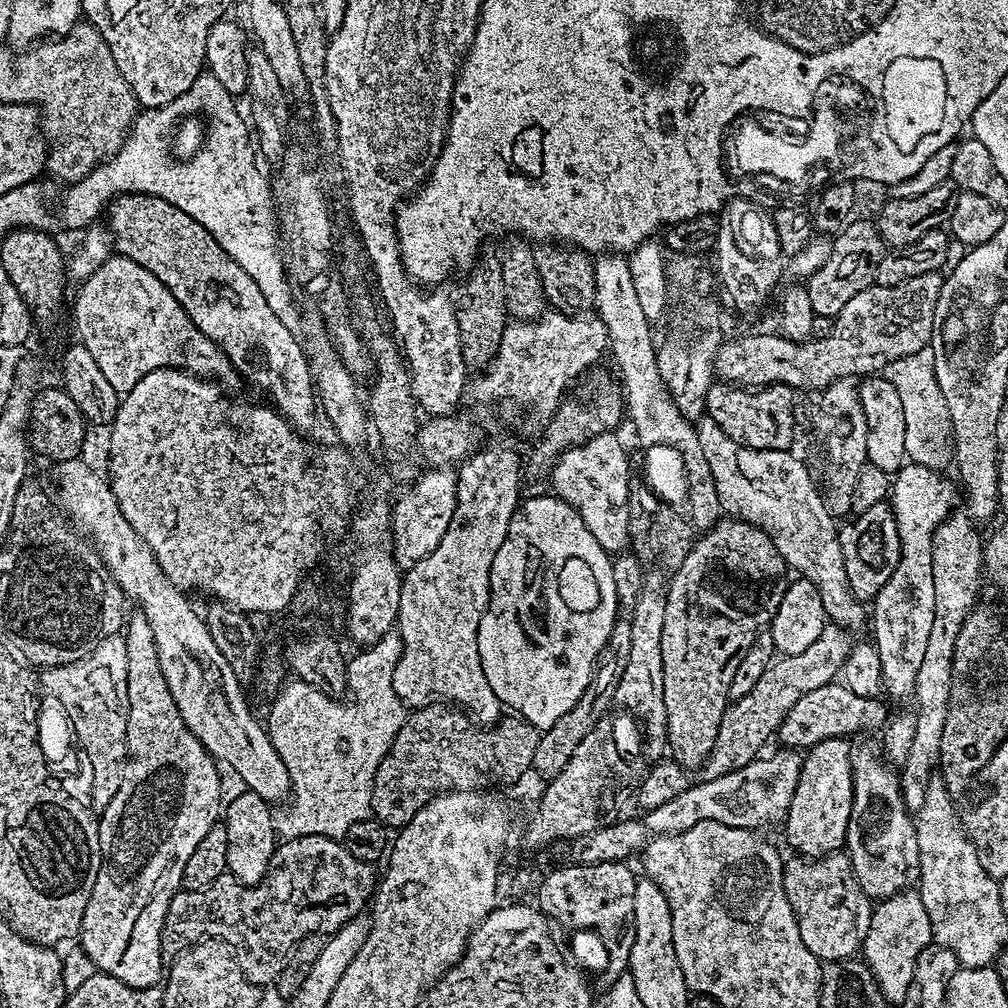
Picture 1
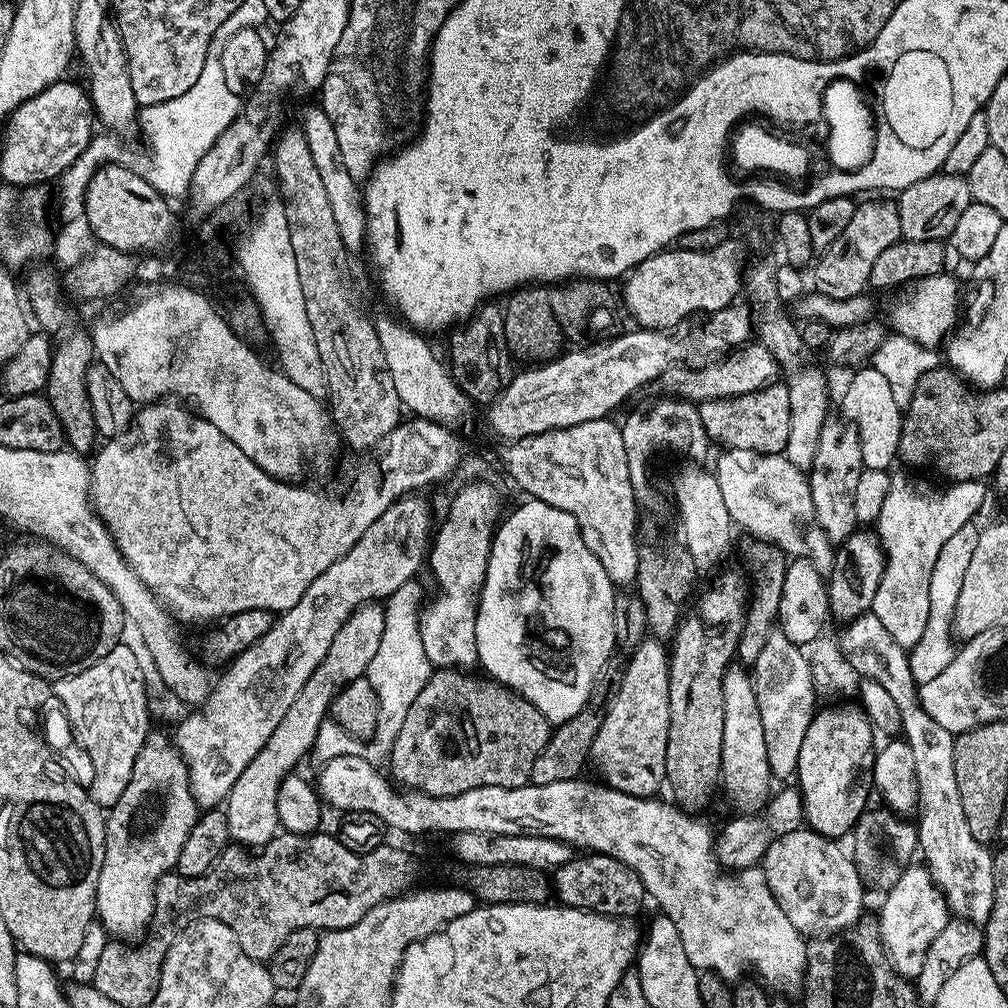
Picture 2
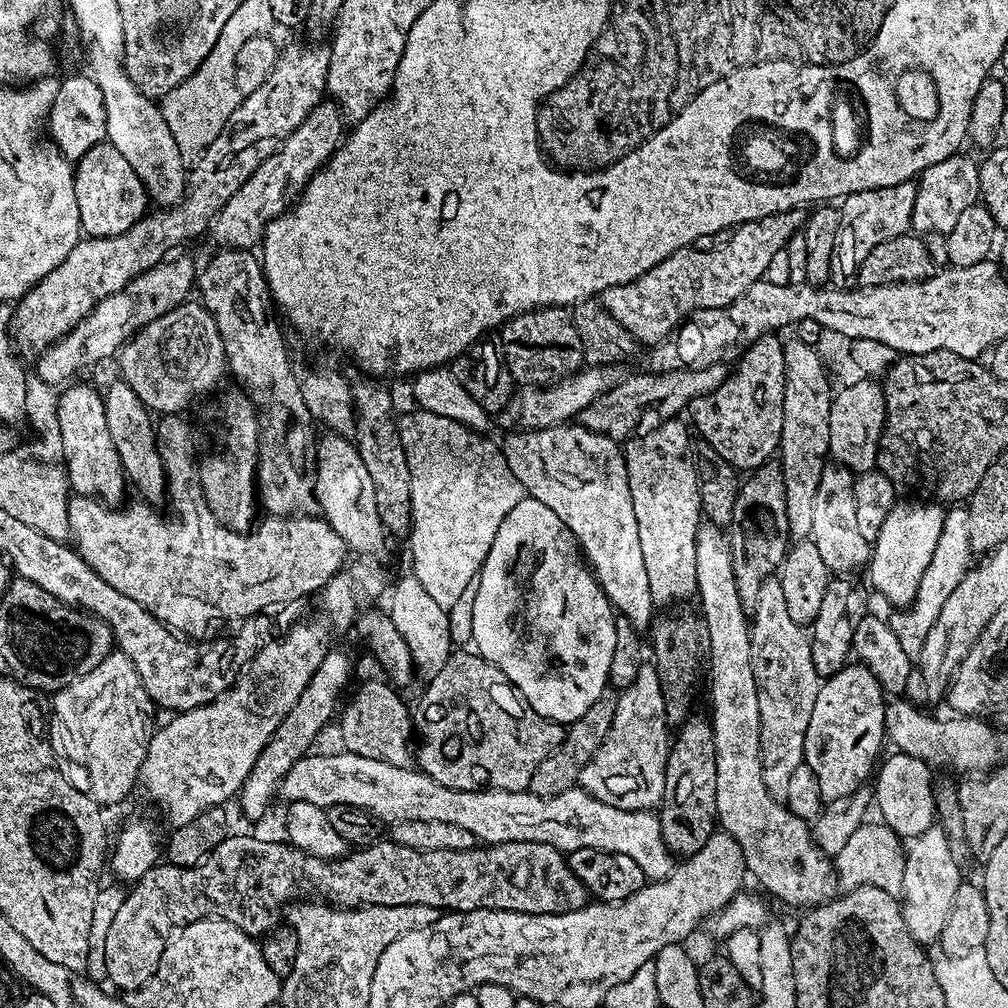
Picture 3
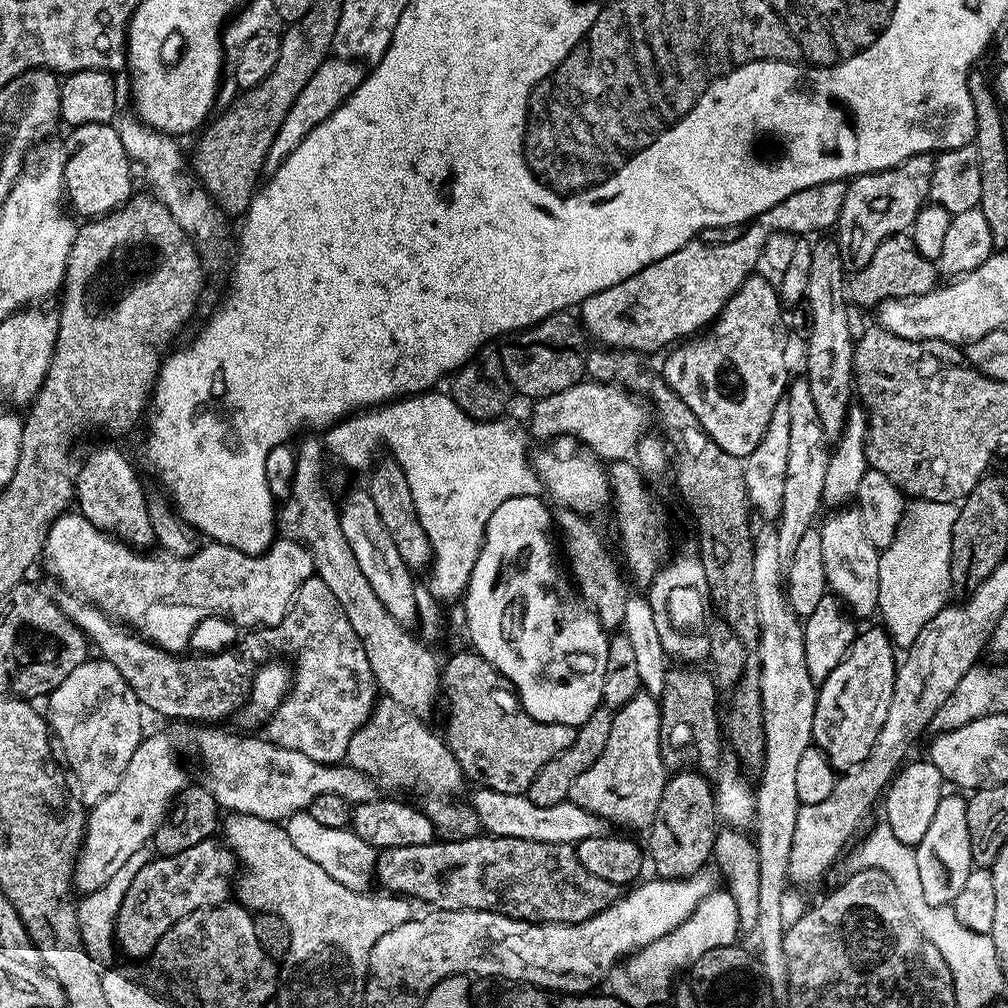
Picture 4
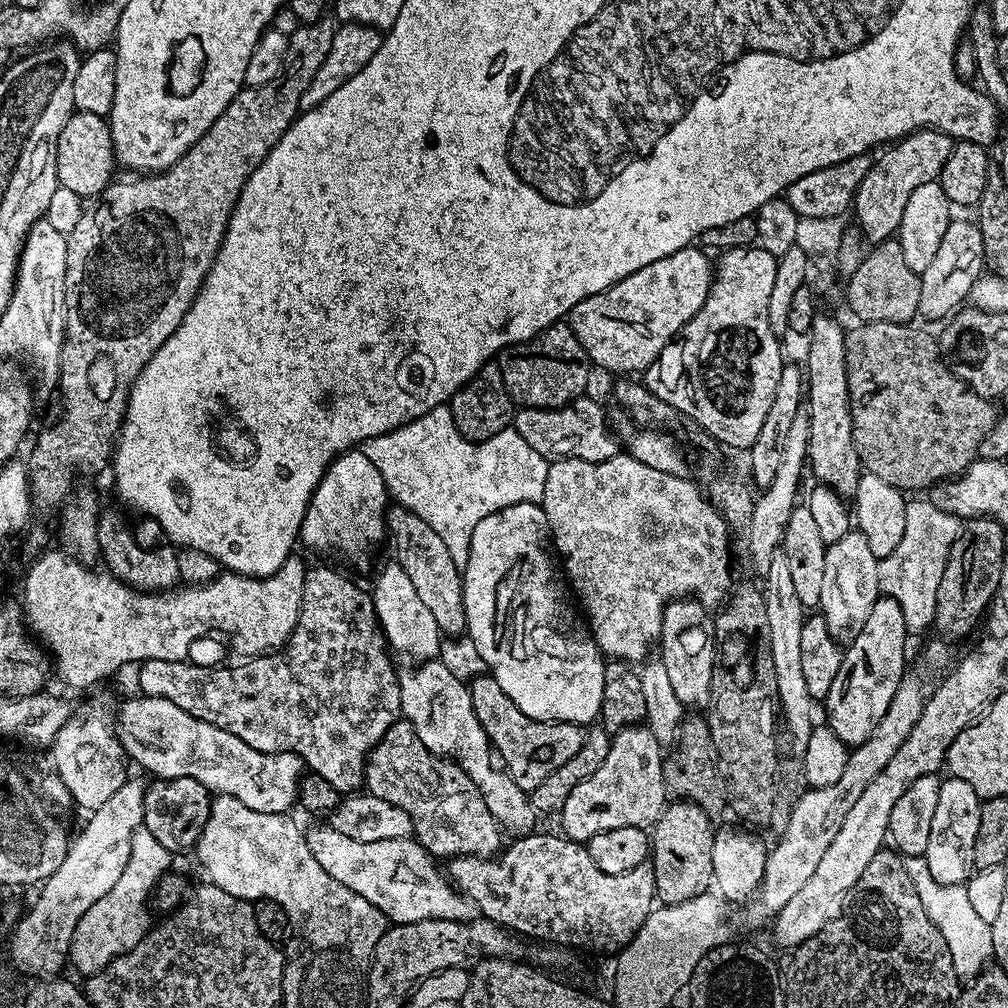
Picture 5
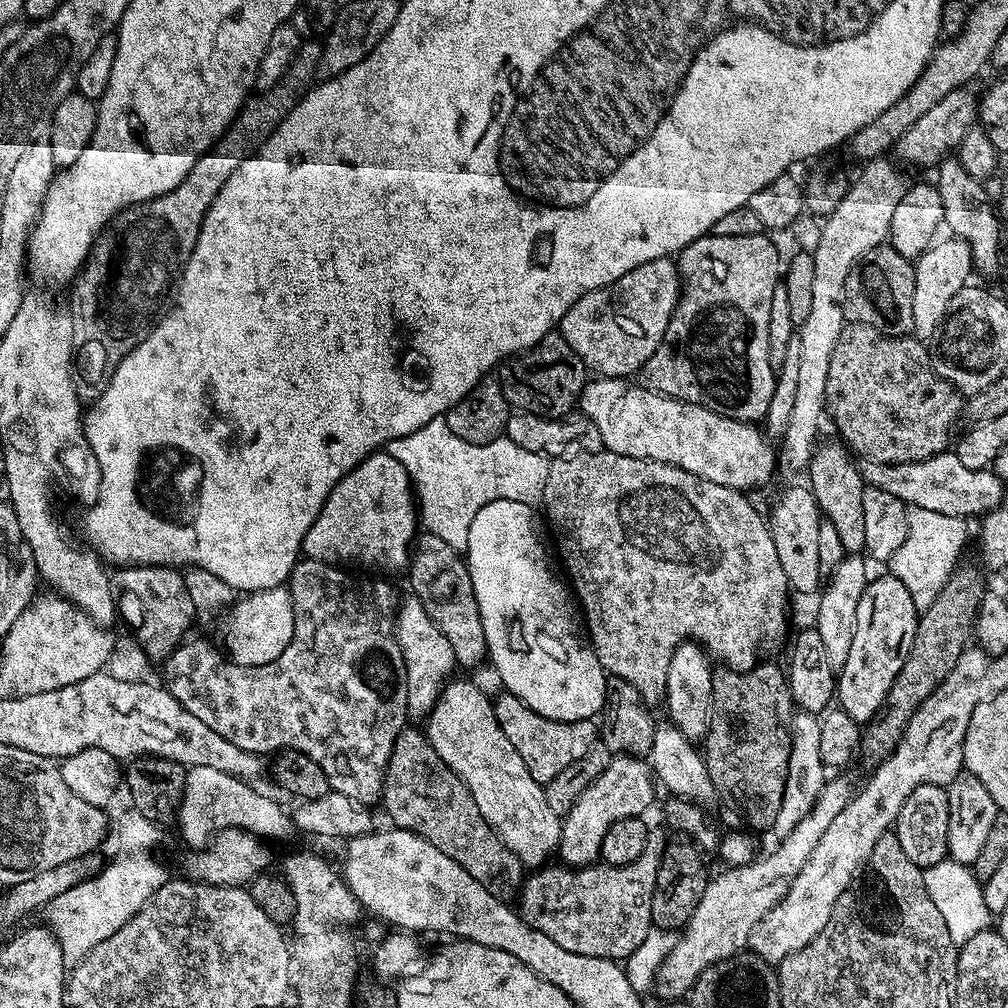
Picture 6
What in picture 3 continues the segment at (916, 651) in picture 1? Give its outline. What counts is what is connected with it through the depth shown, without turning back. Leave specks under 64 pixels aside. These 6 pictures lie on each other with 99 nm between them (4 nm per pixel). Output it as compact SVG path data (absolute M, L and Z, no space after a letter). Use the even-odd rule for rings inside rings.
M898 502L882 522L878 538L872 546L868 564L870 580L894 608L905 608L911 604L941 537L945 509L939 503L926 502Z

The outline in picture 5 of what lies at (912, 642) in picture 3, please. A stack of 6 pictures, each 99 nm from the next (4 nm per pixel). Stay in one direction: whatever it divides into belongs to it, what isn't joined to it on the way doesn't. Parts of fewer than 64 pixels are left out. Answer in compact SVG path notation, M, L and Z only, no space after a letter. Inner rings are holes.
M931 499L908 500L906 506L906 530L902 539L898 541L898 547L886 558L879 560L878 582L883 595L894 598L898 606L902 606L902 618L906 618L906 626L909 633L924 632L933 627L936 618L936 603L938 602L938 582L942 582L942 570L946 570L946 558L950 554L950 546L954 546L956 536L962 527L961 517L950 514L946 510L940 510L934 506Z

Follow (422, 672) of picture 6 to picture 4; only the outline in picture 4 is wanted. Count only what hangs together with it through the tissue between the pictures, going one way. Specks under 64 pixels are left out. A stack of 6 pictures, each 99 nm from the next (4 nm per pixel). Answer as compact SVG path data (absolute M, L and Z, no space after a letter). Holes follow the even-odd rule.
M366 490L352 492L345 498L344 504L339 505L340 525L342 534L346 534L346 542L350 542L350 550L354 550L354 558L358 558L358 567L362 569L362 574L366 574L366 582L374 589L374 594L378 594L378 602L386 606L386 610L403 626L412 626L417 623L416 603L414 602L414 590L418 587L414 579L414 573L408 568L406 562L402 560L398 549L394 546L394 540L390 538L390 533L379 520L378 507L375 506L371 494Z

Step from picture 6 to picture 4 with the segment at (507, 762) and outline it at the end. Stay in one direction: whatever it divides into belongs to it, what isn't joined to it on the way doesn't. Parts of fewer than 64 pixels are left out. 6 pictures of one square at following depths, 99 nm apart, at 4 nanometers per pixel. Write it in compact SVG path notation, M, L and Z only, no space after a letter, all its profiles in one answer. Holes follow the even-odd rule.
M319 439L303 440L299 441L299 443L301 442L300 449L296 452L296 469L292 472L292 493L289 494L288 501L284 505L281 503L278 508L279 535L285 540L293 540L303 544L308 549L312 556L315 575L320 576L322 582L326 582L326 586L330 586L334 598L338 598L350 626L354 626L354 634L358 634L358 638L366 650L366 658L370 658L370 670L374 670L376 675L377 689L383 695L394 698L394 702L398 702L398 706L406 706L406 710L424 714L424 711L432 704L432 696L439 697L442 692L441 661L439 659L436 661L435 654L428 649L431 647L423 639L417 638L415 635L412 637L408 633L411 631L395 620L386 610L386 606L382 606L382 602L378 602L378 594L374 594L370 582L366 582L366 574L362 574L362 569L358 567L358 558L354 558L354 550L350 550L350 542L346 542L346 534L342 534L340 509L337 501L332 501L328 494L328 488L324 485L323 460L326 460L326 453L323 443Z

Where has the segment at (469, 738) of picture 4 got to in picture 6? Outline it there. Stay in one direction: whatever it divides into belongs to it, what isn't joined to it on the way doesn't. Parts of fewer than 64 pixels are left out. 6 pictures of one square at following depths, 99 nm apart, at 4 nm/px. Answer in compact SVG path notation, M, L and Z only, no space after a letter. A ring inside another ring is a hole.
M507 690L495 697L494 709L498 726L502 726L502 734L510 738L514 750L518 750L522 762L526 762L530 778L542 785L558 778L558 774L562 774L570 762L578 762L578 758L582 758L582 754L586 754L586 750L590 750L598 740L598 724L595 719L551 720L526 706L526 702Z

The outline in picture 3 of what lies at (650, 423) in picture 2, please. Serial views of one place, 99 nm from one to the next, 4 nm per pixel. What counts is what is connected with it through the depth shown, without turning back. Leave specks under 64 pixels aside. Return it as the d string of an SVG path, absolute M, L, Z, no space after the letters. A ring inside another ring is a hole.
M664 418L653 426L649 432L641 431L631 438L623 441L622 449L624 454L626 474L629 478L630 502L634 502L634 522L638 522L638 542L642 546L642 562L646 562L646 578L650 581L650 598L656 606L676 606L681 602L688 602L688 599L697 595L696 575L698 566L696 565L696 534L702 523L702 509L700 507L700 473L698 471L698 460L692 457L692 440L688 437L690 428L687 423L683 424L680 418Z

